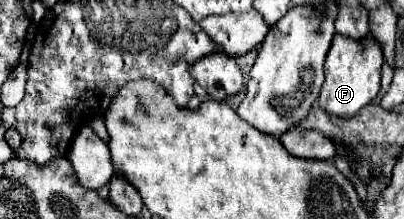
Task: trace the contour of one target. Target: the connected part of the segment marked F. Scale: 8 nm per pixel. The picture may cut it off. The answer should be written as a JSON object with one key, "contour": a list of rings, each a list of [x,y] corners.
{"contour":[[[335,36],[325,60],[325,82],[319,92],[319,106],[333,114],[343,118],[353,118],[363,106],[367,106],[377,94],[379,94],[379,82],[381,82],[381,64],[383,64],[383,52],[381,48],[367,48],[371,40],[363,40],[363,44],[355,44],[355,40],[347,40],[345,36]]]}

